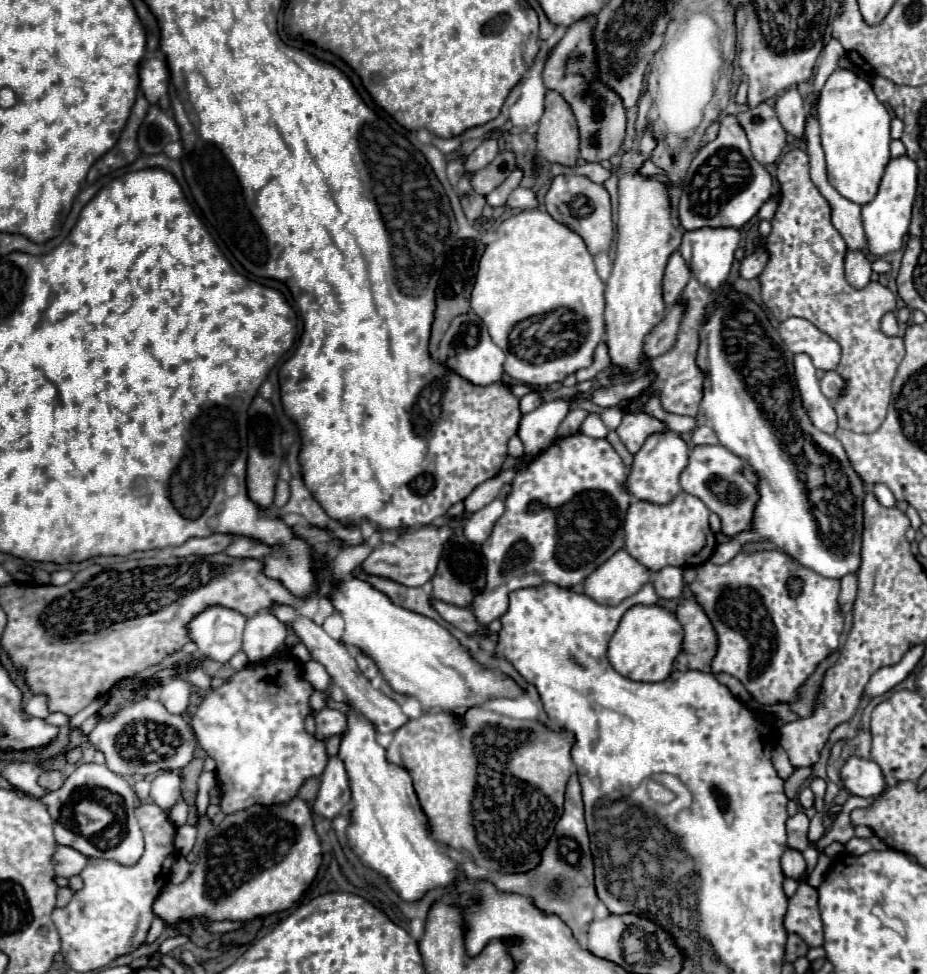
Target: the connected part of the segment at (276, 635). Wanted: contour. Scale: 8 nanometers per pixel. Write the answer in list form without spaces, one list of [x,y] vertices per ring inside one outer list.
[[[259,612],[247,620],[243,632],[243,652],[247,654],[249,662],[263,662],[267,660],[287,636],[287,626],[279,624],[271,612]]]

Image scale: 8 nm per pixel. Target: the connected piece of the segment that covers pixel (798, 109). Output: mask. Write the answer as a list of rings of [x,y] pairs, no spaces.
[[[791,88],[783,94],[777,96],[777,104],[775,104],[775,112],[783,124],[783,128],[793,134],[799,140],[805,140],[805,104],[801,94],[797,92],[797,88]]]

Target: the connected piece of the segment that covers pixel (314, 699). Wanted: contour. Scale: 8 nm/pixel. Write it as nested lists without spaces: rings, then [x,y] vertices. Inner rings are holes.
[[[333,684],[325,690],[325,692],[321,692],[321,694],[311,694],[311,698],[309,698],[309,706],[311,706],[311,712],[313,714],[317,714],[319,710],[323,710],[323,706],[325,706],[325,698],[327,696],[331,696],[333,694]]]

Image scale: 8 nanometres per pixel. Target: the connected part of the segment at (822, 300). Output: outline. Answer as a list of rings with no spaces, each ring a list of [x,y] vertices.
[[[795,148],[781,156],[777,180],[781,184],[781,202],[767,238],[771,258],[759,276],[763,304],[779,322],[791,316],[805,318],[841,344],[843,354],[837,374],[849,380],[849,388],[835,400],[839,428],[861,434],[875,432],[885,420],[891,382],[905,356],[903,340],[889,338],[879,328],[883,314],[895,310],[895,296],[879,282],[871,282],[863,290],[847,284],[843,276],[845,242],[831,224],[831,206],[809,178],[805,150]]]

